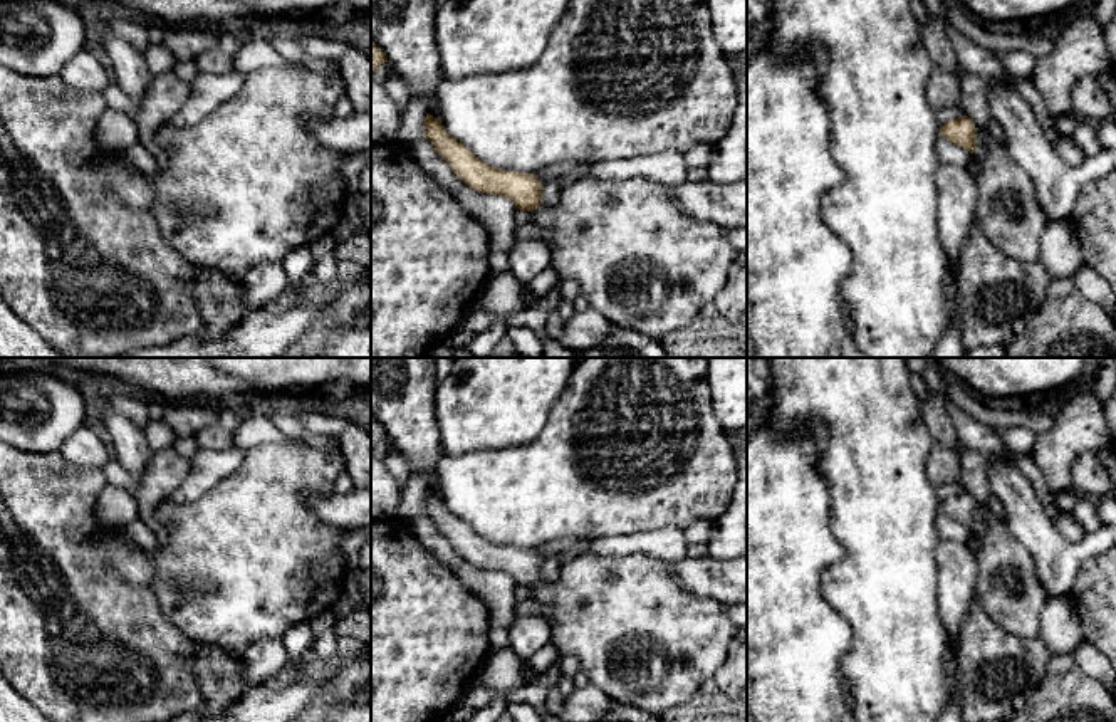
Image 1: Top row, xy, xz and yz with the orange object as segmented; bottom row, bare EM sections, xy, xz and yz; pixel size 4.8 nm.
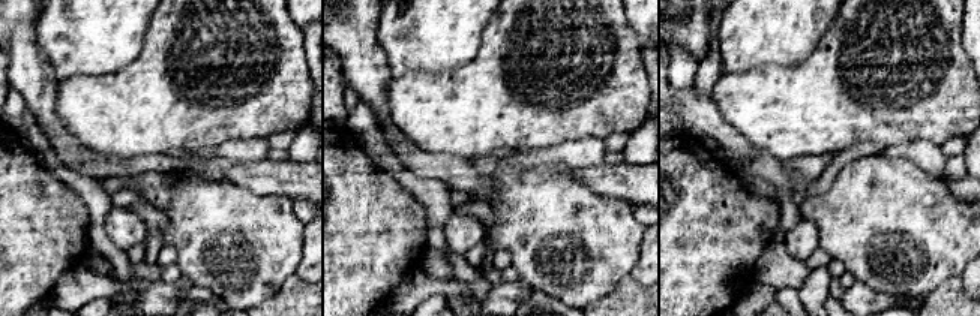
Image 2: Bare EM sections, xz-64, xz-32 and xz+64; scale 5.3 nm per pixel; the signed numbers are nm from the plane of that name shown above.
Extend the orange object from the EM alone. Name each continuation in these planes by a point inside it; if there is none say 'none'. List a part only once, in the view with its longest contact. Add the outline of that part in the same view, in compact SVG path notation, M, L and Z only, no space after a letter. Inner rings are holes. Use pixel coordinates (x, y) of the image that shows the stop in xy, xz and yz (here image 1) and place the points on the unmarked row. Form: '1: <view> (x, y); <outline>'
none

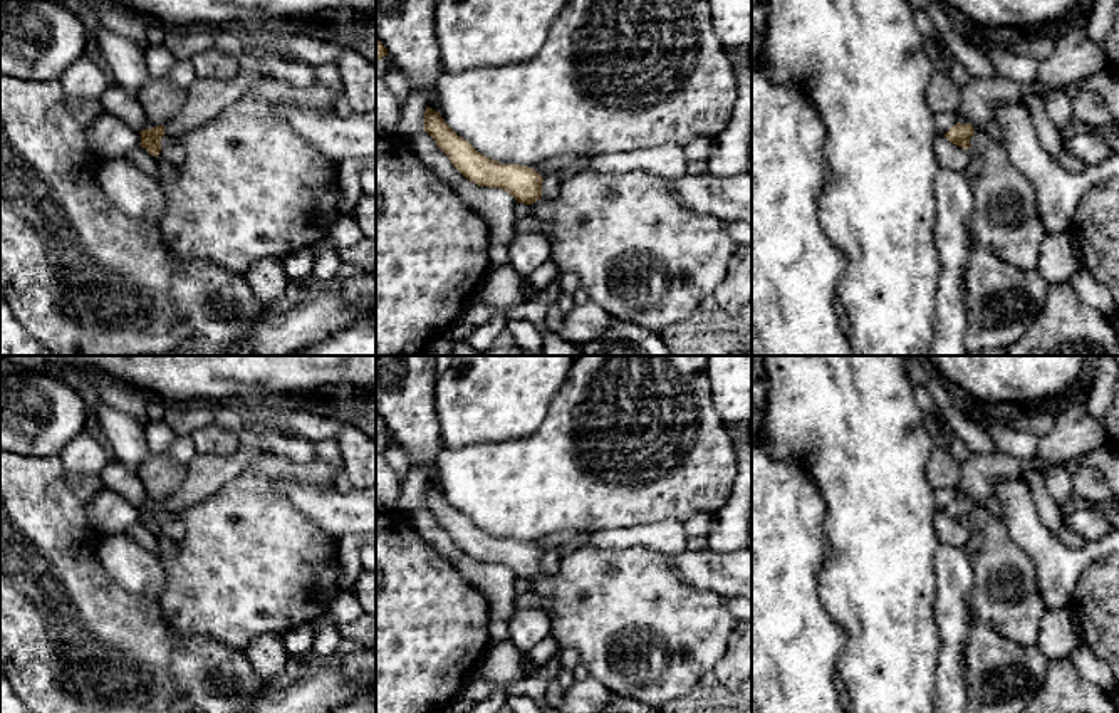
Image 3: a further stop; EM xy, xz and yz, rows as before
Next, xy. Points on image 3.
1: xy (207, 473); M262 406L255 421L257 440L252 446L240 445L228 456L196 453L186 465L185 481L164 500L164 508L169 513L178 513L203 502L218 488L238 478L257 456L268 450L268 438L282 435L284 428L290 428L309 441L337 440L342 429L339 419L307 409L272 411Z

